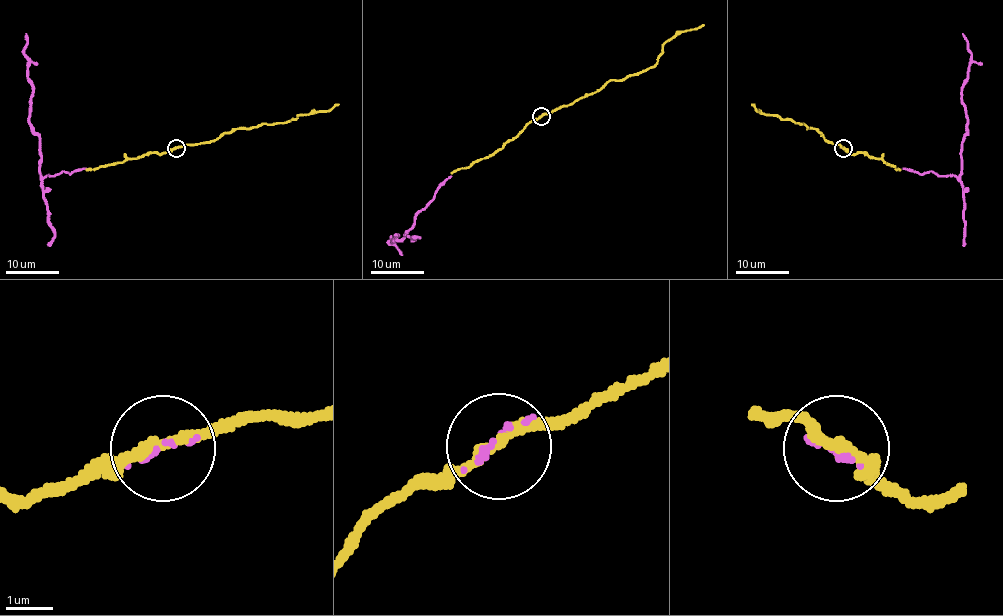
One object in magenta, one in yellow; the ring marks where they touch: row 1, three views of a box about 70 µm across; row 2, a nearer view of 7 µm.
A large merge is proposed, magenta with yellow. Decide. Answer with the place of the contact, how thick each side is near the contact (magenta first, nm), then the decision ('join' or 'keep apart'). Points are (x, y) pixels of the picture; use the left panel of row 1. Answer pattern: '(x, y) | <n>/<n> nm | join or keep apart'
(176, 148) | 110/240 nm | join

